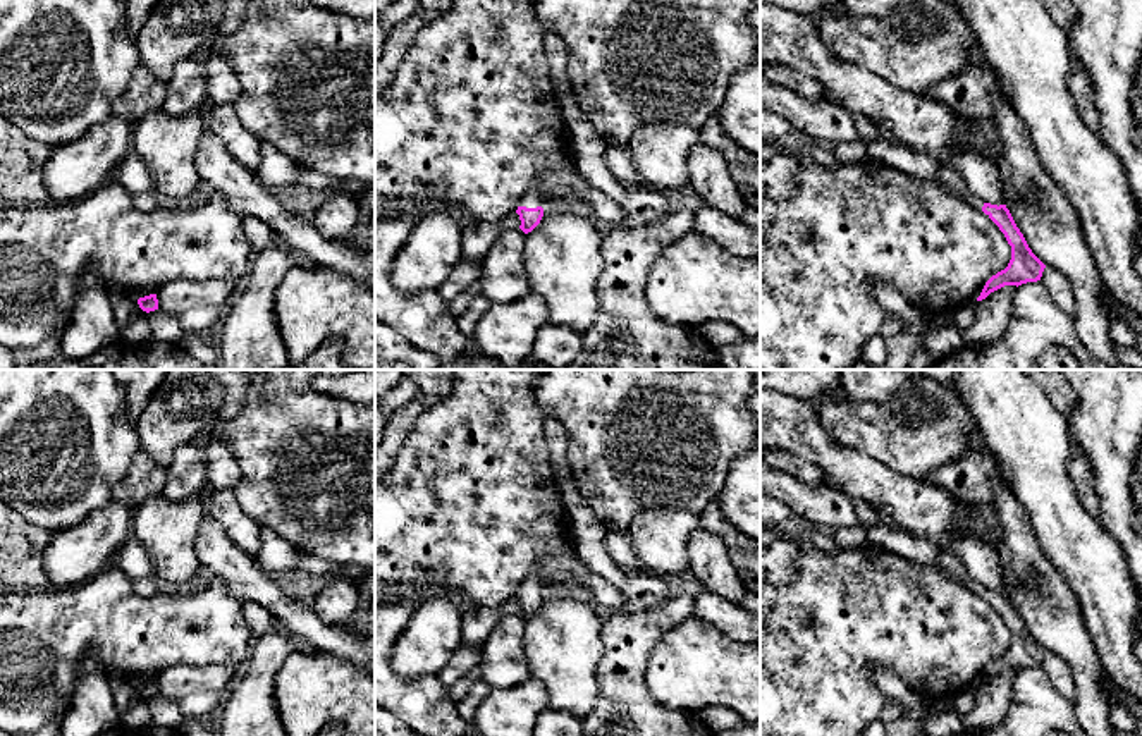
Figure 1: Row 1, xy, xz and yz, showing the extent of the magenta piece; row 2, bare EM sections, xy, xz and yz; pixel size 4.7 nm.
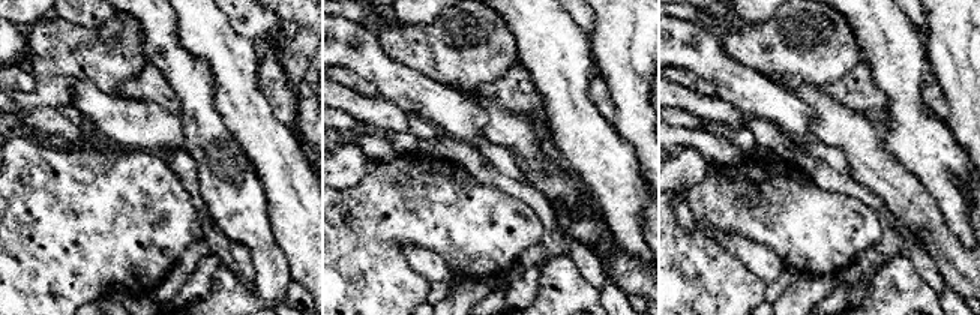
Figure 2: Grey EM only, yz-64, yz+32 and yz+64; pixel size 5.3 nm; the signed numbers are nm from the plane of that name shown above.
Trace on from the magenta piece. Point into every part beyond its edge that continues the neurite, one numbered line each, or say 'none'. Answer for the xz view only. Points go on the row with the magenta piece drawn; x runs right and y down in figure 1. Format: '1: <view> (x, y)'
1: xz (534, 198)

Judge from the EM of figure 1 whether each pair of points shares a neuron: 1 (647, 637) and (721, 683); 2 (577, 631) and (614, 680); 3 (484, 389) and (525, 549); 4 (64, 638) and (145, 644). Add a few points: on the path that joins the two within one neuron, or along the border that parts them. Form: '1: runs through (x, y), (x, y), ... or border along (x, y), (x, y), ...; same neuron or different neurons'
1: border along (688, 616), (650, 654), (645, 681); different neurons
2: border along (604, 619), (602, 657), (597, 664), (597, 695); different neurons
3: runs through (489, 429), (489, 449), (497, 458), (497, 509); same neuron
4: runs through (85, 638), (124, 638); same neuron

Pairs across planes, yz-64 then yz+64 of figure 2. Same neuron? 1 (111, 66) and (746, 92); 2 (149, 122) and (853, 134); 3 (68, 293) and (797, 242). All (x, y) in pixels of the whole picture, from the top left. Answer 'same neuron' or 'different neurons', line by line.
1: different neurons
2: different neurons
3: same neuron

